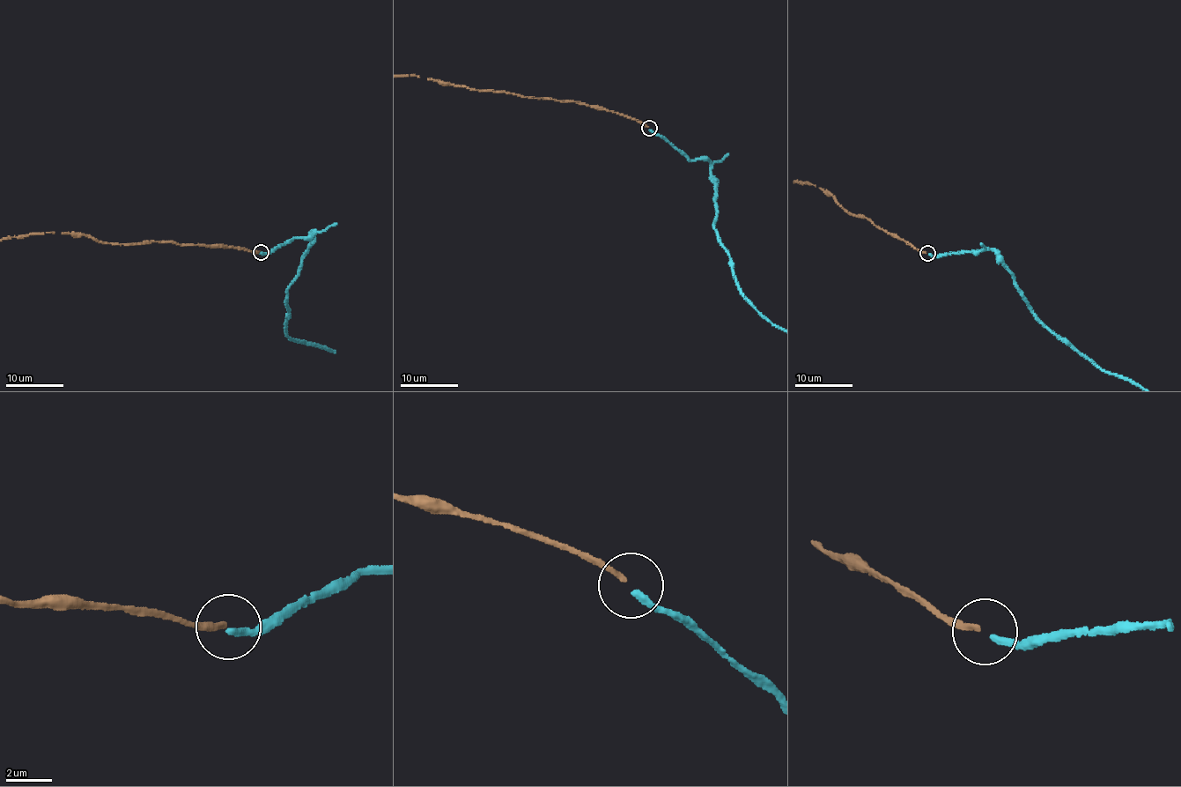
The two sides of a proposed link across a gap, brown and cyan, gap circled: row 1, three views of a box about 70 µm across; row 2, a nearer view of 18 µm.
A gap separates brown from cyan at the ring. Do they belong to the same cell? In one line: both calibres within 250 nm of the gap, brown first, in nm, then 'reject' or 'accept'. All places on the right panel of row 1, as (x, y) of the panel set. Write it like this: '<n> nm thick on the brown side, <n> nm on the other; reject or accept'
240 nm thick on the brown side, 300 nm on the other; reject

